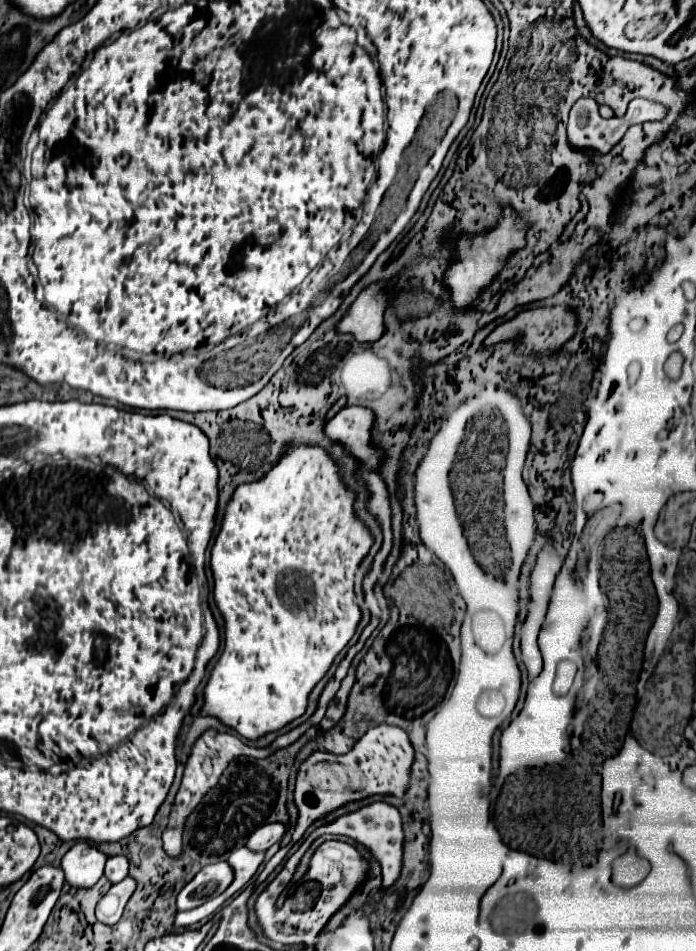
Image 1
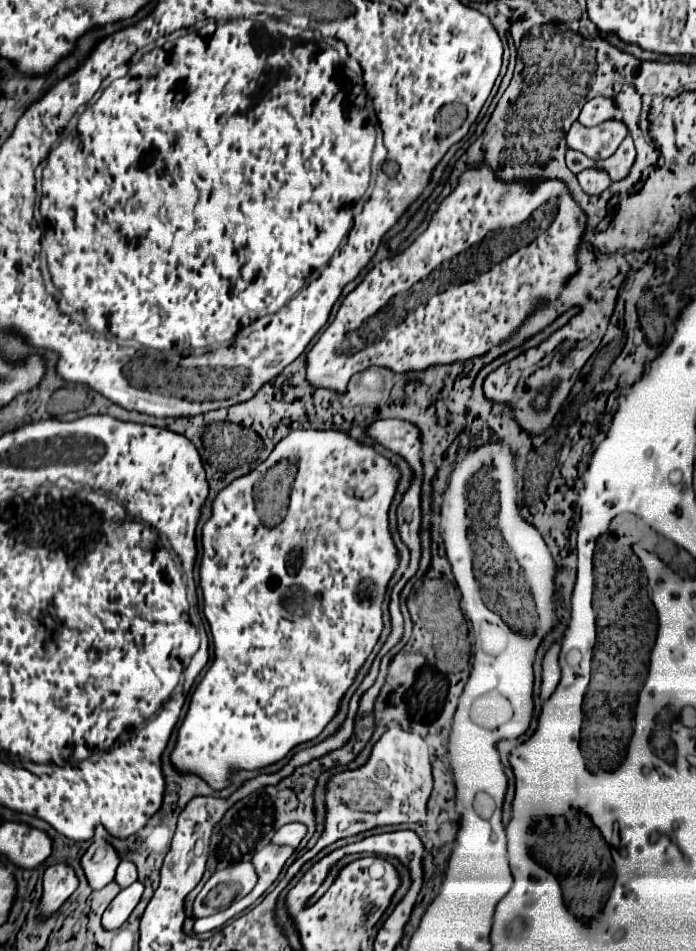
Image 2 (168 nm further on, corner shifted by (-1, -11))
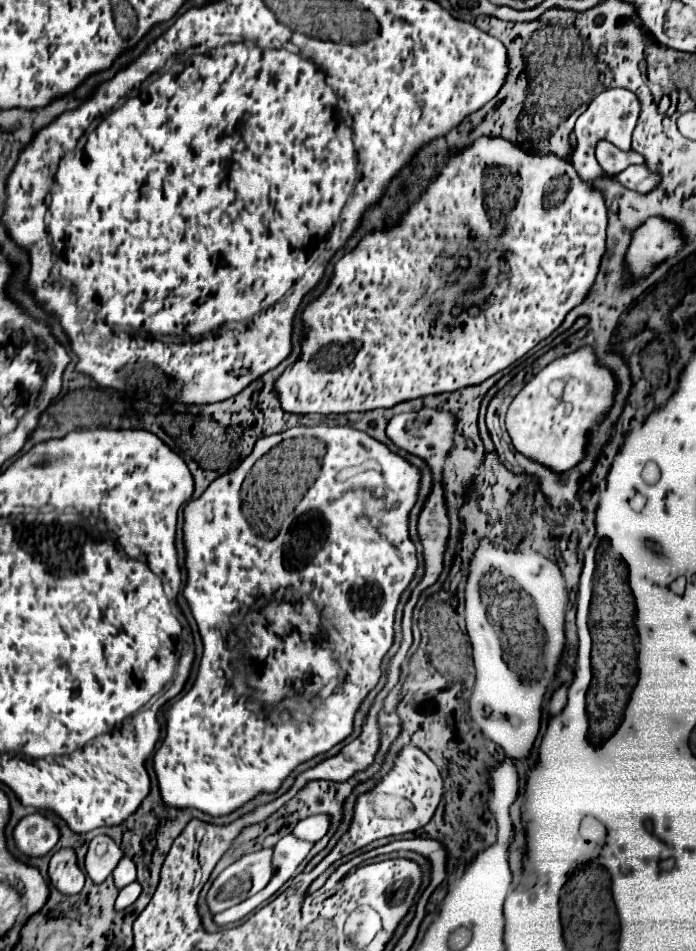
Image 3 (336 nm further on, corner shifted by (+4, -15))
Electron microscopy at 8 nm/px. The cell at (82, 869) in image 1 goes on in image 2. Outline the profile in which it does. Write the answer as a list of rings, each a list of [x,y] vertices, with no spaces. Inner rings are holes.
[[[101,836],[99,840],[95,838],[81,858],[81,866],[85,870],[89,886],[93,890],[101,890],[109,882],[113,882],[119,862],[121,860],[117,850],[105,840],[105,836]]]

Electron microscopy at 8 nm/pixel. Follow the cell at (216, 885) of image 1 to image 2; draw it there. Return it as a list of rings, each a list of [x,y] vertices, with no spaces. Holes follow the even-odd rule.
[[[251,860],[233,864],[225,870],[217,870],[199,892],[193,904],[193,912],[197,918],[215,914],[221,908],[227,908],[233,900],[247,896],[255,888],[255,884],[257,872]]]

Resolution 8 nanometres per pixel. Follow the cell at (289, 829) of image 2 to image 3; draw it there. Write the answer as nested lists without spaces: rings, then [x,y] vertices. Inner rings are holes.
[[[316,814],[316,816],[310,816],[310,818],[304,818],[296,824],[296,828],[292,830],[292,834],[298,838],[298,840],[308,840],[308,842],[316,842],[320,840],[326,830],[328,830],[328,824],[330,824],[330,818],[324,816],[324,814]]]

